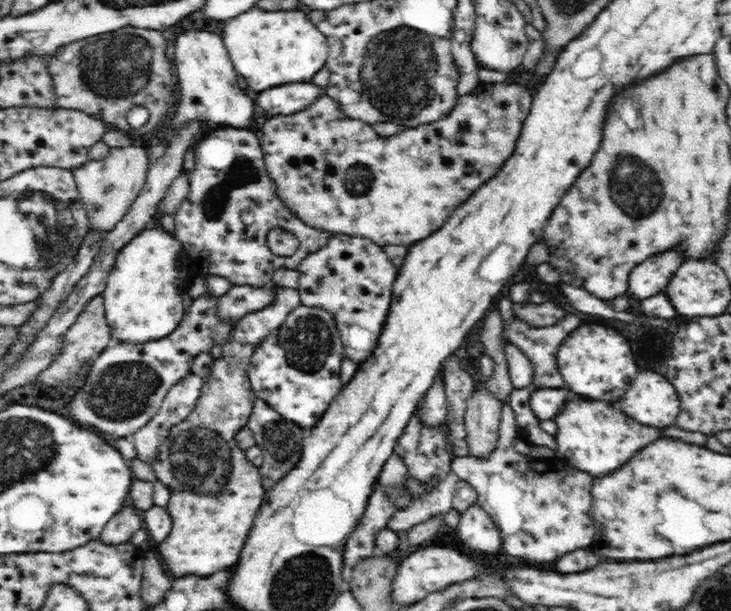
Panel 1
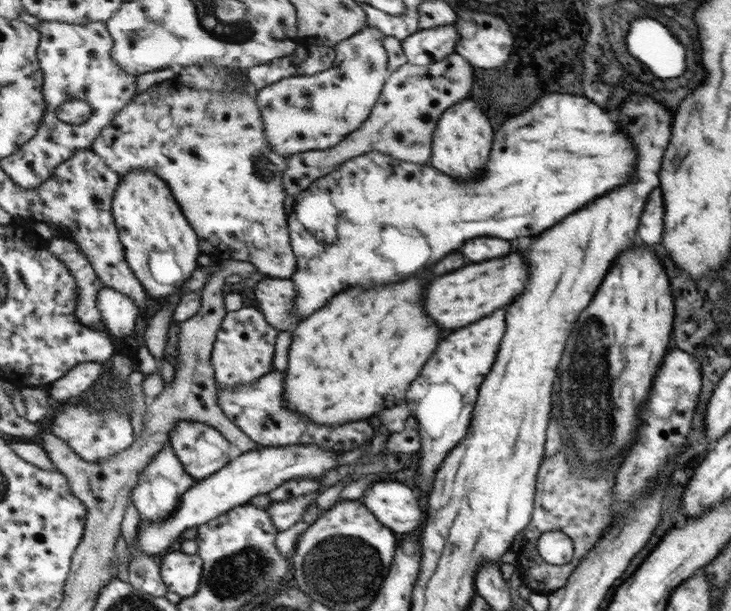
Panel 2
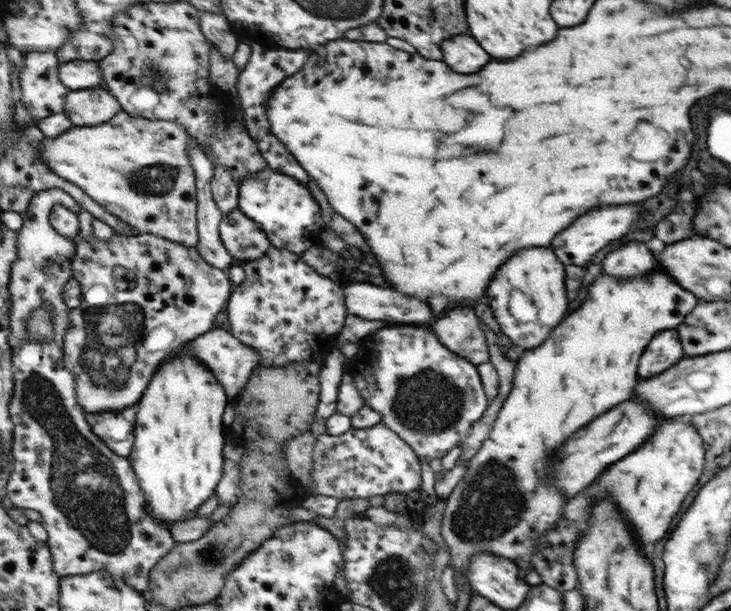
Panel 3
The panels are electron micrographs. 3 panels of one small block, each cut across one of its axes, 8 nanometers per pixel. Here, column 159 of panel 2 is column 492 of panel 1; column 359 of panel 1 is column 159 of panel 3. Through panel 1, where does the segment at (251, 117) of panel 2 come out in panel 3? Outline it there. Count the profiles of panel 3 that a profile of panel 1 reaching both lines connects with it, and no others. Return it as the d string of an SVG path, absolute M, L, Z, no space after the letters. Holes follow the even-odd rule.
M123 110L99 126L74 126L59 137L45 137L39 145L39 158L55 174L79 186L139 234L156 234L194 247L199 244L199 229L196 226L195 171L188 155L189 140L192 140L192 135L180 122L137 117Z

